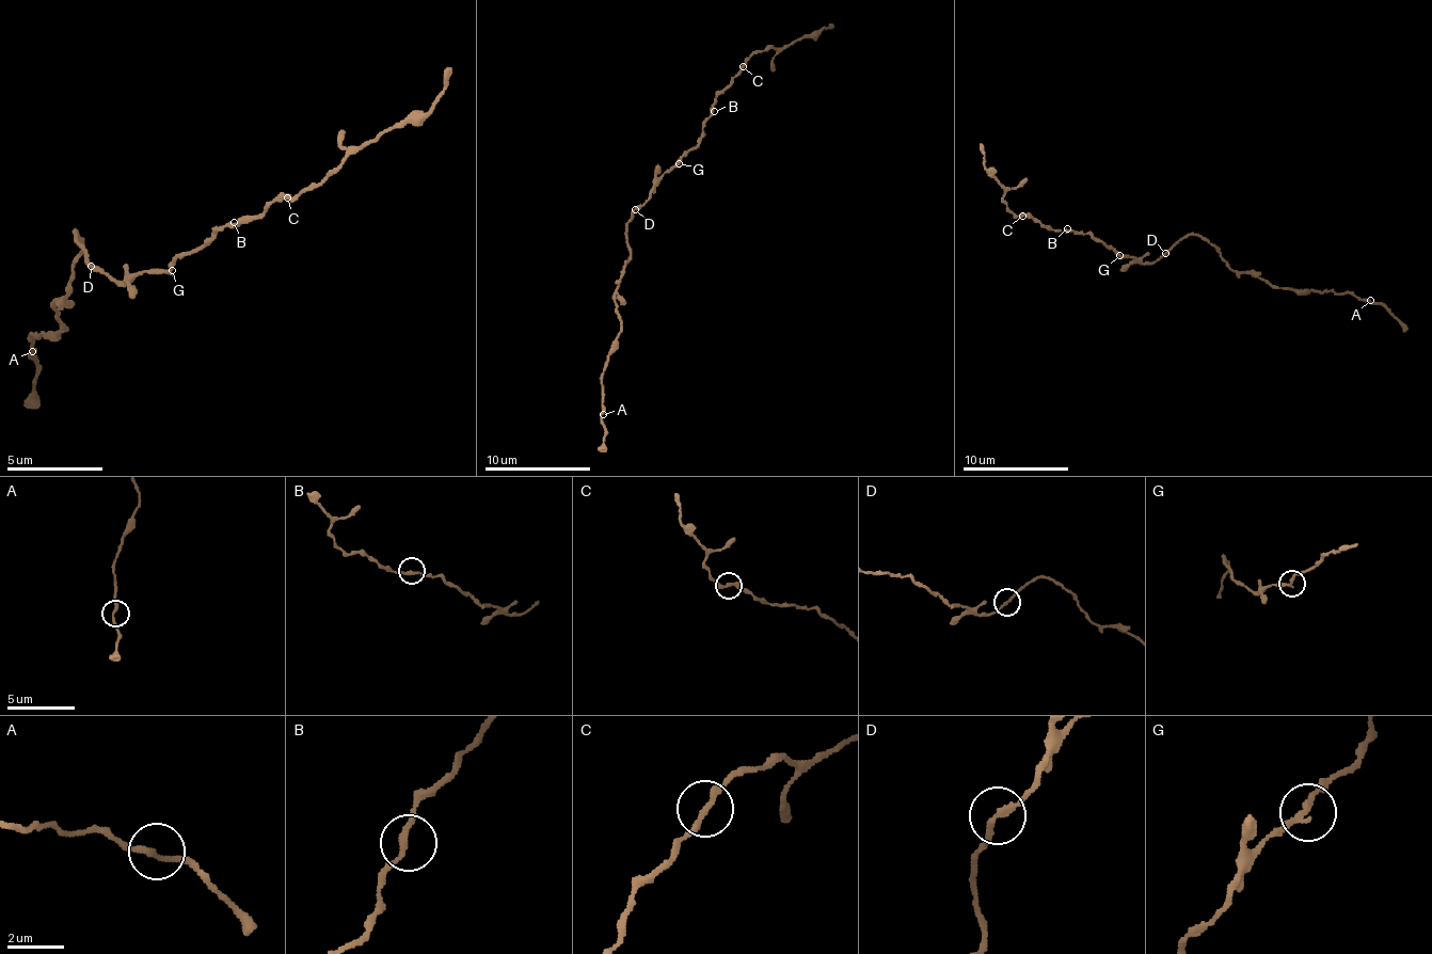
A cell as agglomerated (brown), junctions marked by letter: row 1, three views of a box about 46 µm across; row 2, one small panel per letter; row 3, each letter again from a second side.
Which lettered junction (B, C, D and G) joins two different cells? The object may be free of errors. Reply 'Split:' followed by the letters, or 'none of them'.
Split: none of them

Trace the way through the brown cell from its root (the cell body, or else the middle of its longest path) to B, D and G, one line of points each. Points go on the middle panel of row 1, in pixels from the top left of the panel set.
B: (648, 197), (653, 185), (698, 142), (703, 122), (714, 111)
D: (648, 197), (634, 208)
G: (648, 197), (653, 185), (679, 163)

